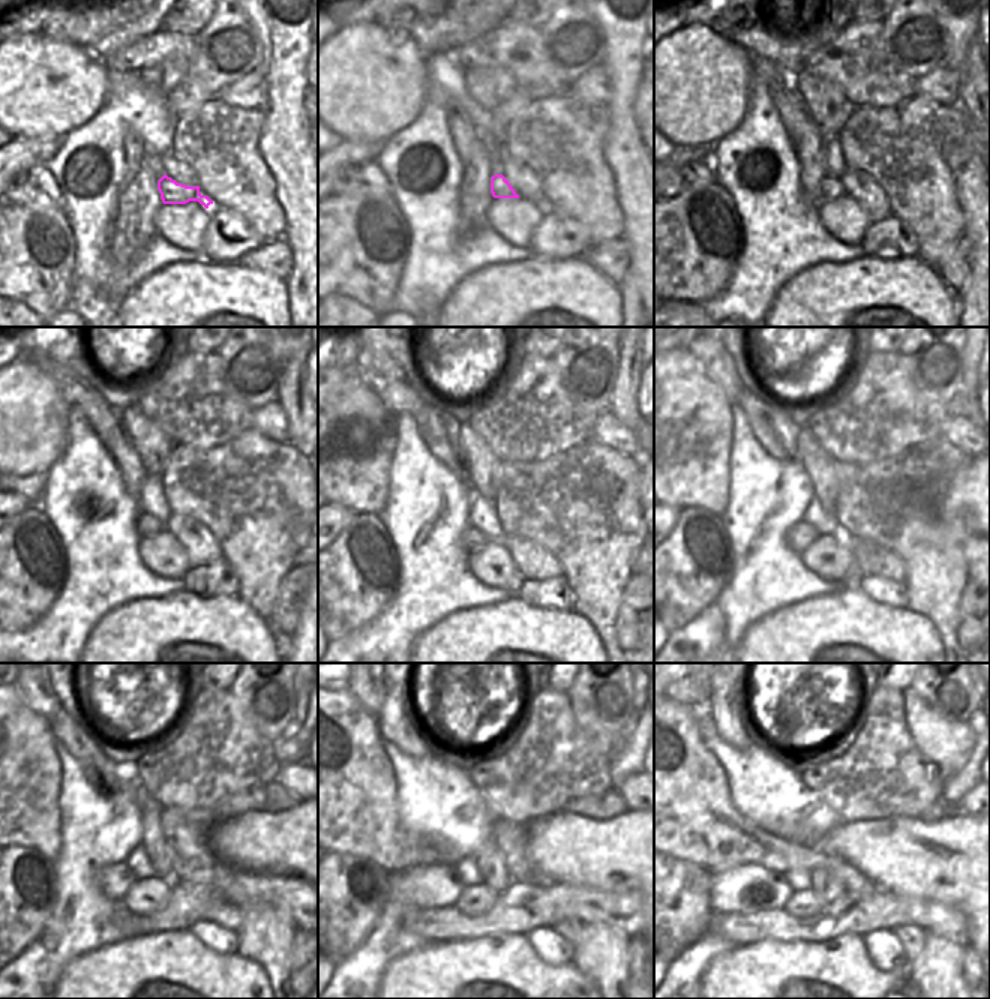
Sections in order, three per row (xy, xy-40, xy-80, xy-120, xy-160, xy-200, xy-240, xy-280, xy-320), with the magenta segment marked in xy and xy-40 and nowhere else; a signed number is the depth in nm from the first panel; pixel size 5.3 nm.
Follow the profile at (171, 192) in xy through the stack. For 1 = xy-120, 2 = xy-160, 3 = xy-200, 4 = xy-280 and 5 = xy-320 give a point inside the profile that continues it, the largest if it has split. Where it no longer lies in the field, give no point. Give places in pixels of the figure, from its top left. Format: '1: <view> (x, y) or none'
1: xy-120 (147, 525)
2: xy-160 (471, 537)
3: xy-200 (801, 536)
4: xy-280 (428, 885)
5: xy-320 (746, 888)

